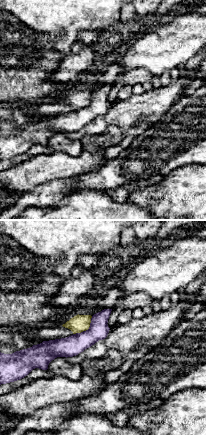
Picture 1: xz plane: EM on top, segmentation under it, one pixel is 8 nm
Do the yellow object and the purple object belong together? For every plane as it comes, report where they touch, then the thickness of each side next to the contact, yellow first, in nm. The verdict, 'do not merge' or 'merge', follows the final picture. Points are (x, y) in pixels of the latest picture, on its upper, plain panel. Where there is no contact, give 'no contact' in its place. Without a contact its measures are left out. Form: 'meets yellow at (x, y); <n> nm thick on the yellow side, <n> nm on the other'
meets yellow at (86, 105); 140 nm thick on the yellow side, 160 nm on the other

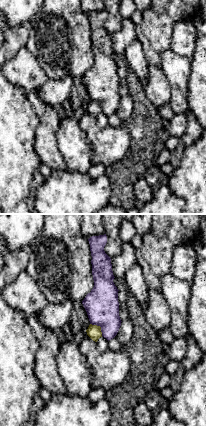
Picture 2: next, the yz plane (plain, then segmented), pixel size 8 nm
meets yellow at (99, 102); 110 nm thick on the yellow side, 280 nm on the other

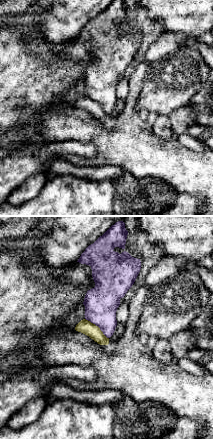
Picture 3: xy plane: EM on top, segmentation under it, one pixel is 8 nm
meets yellow at (97, 102); 110 nm thick on the yellow side, 280 nm on the other

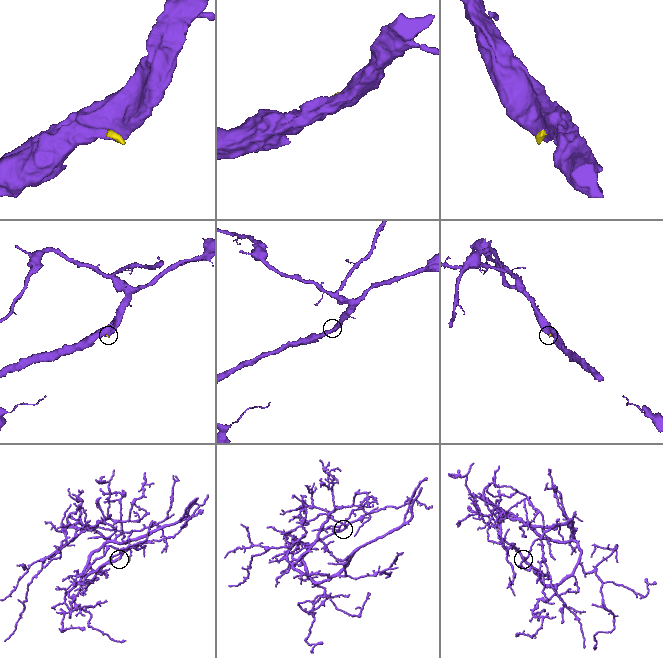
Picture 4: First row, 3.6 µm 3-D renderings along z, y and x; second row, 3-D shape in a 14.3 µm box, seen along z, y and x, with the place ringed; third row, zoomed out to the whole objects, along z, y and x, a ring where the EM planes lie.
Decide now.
do not merge

